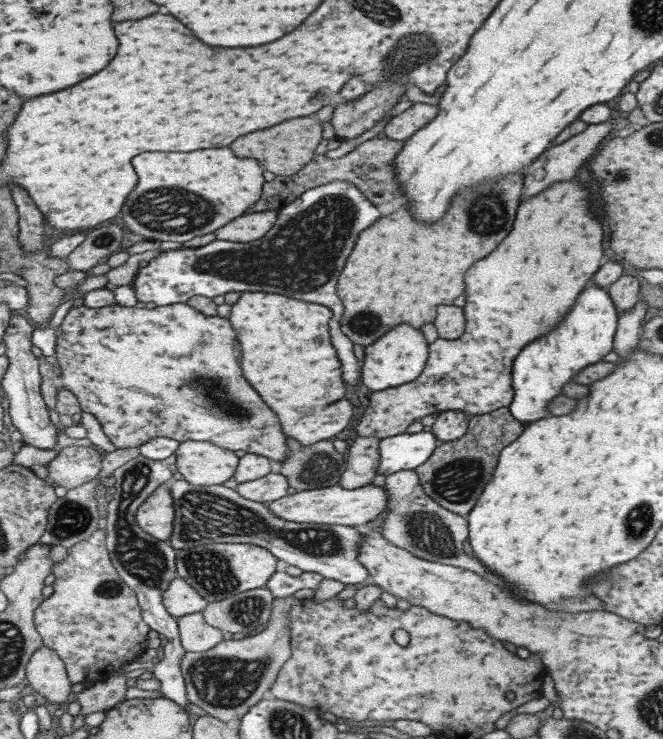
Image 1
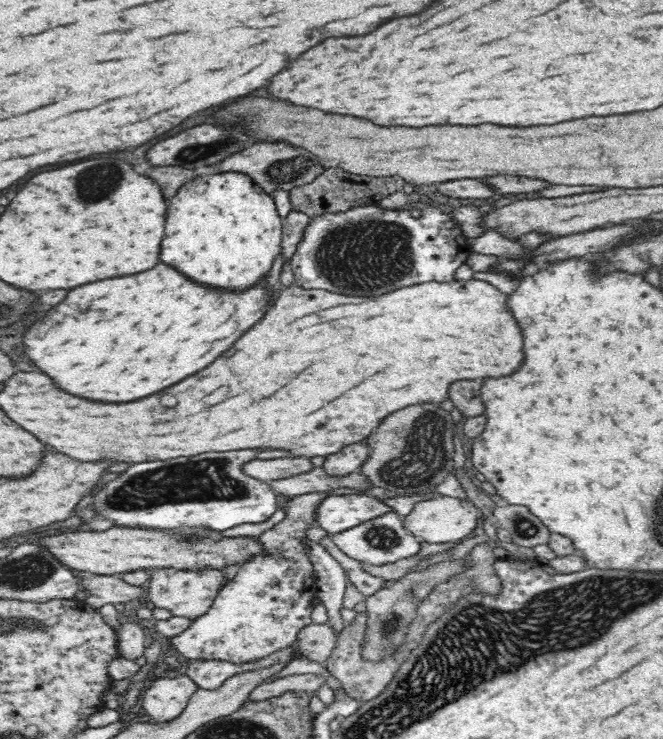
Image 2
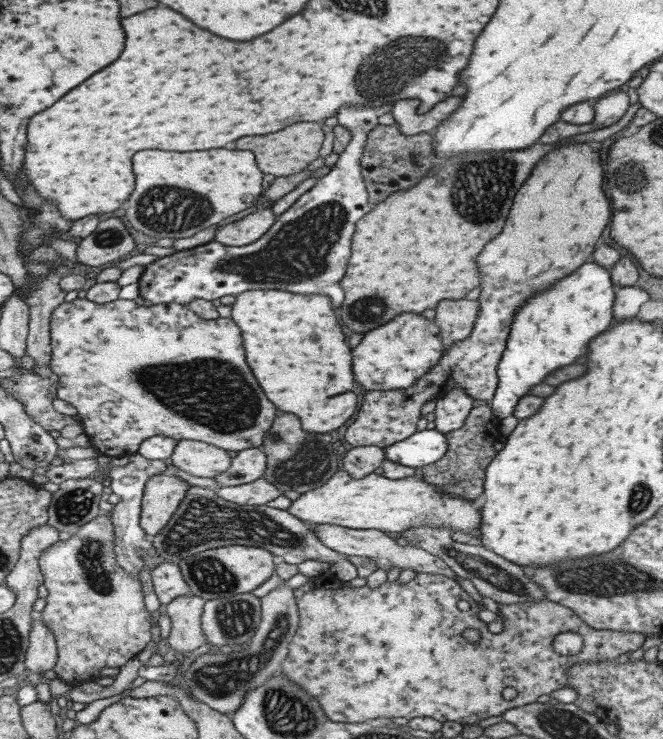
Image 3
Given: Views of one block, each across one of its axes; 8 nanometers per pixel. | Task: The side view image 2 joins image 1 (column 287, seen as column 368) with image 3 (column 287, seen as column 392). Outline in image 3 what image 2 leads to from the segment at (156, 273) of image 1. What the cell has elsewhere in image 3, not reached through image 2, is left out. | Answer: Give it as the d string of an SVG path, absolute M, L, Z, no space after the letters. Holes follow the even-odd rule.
M370 107L342 108L336 118L339 124L347 128L352 135L346 148L339 154L335 165L329 173L317 180L316 184L284 213L275 218L272 225L256 242L247 246L225 246L214 240L200 247L189 248L163 258L156 259L144 269L139 279L139 293L152 304L178 303L190 304L193 300L208 301L223 296L239 295L241 292L254 290L283 290L294 294L326 294L332 298L334 306L340 306L344 300L344 290L340 288L340 280L346 272L346 264L352 252L350 246L358 220L373 209L370 204L367 188L361 173L361 158L367 143L368 133L378 125L379 110Z

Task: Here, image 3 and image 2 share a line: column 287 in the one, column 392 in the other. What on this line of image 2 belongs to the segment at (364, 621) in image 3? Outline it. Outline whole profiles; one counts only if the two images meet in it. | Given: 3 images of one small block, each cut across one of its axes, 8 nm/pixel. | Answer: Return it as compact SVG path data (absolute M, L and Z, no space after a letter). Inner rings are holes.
M484 542L474 546L474 548L462 558L462 563L466 565L464 572L458 572L458 574L452 576L450 580L438 584L426 599L417 602L416 616L414 616L416 620L408 626L410 630L406 630L408 631L408 636L406 636L404 644L396 648L398 654L386 656L386 658L380 660L380 662L364 660L361 657L361 646L365 641L367 627L366 612L358 613L352 624L344 626L344 630L340 632L340 638L337 638L337 644L324 666L330 674L338 678L346 694L356 699L360 704L376 698L378 694L382 694L384 688L388 686L388 682L392 680L392 676L396 674L396 670L400 668L402 660L408 656L408 652L420 644L426 626L428 626L430 622L434 622L438 616L442 616L442 612L448 608L448 604L453 605L458 602L460 598L466 596L466 594L470 594L470 592L494 595L496 594L496 590L498 590L498 594L500 594L500 590L502 590L501 580L493 569L493 564L497 561L497 558L494 556L493 549L487 543L488 542ZM464 584L466 584L466 586L464 586ZM402 650L404 650L404 652L402 652Z

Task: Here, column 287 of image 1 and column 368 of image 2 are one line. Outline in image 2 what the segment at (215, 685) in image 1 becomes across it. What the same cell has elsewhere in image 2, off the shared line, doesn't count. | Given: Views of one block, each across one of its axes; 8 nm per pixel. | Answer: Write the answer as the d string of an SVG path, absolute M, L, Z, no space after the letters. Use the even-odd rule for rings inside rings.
M462 559L438 562L422 570L406 573L390 588L381 589L379 592L365 598L367 627L365 641L361 646L361 657L364 660L380 662L386 656L394 654L394 650L404 644L410 620L414 620L414 616L416 616L417 602L426 599L435 586L450 580L452 576L456 576L458 572L464 572L464 570L466 570L466 565L462 563Z

